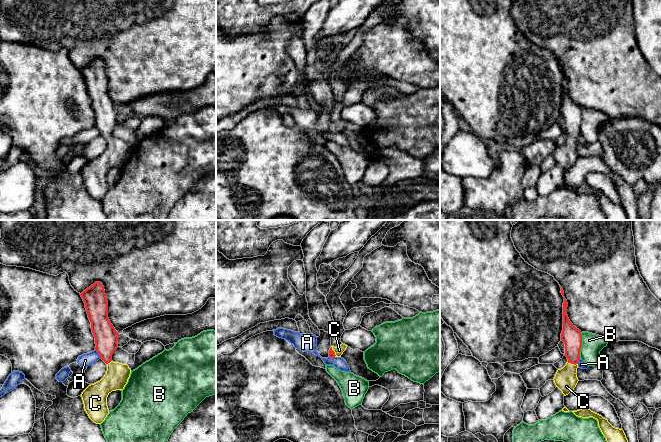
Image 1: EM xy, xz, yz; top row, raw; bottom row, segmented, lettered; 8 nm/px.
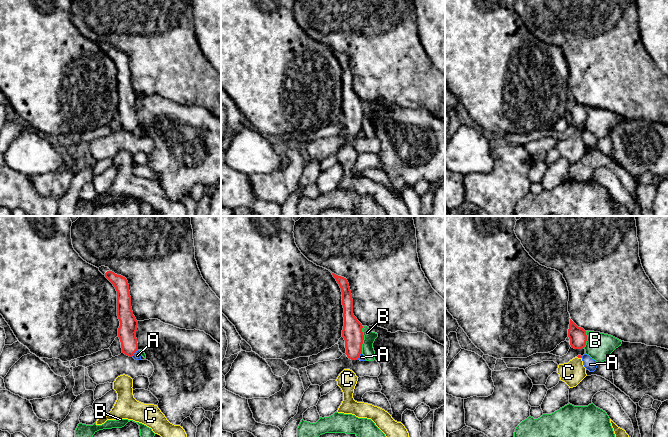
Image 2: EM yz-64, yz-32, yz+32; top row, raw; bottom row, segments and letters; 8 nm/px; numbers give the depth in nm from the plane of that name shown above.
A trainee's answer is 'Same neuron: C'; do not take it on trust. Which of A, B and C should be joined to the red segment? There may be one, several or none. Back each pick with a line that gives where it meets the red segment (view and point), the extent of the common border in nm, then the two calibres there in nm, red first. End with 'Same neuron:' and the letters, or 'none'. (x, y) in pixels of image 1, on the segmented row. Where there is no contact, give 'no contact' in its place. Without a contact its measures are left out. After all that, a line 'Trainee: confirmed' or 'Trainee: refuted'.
C: yz (572, 363) | 90 nm | 160/180 nm
Same neuron: C
Trainee: confirmed

